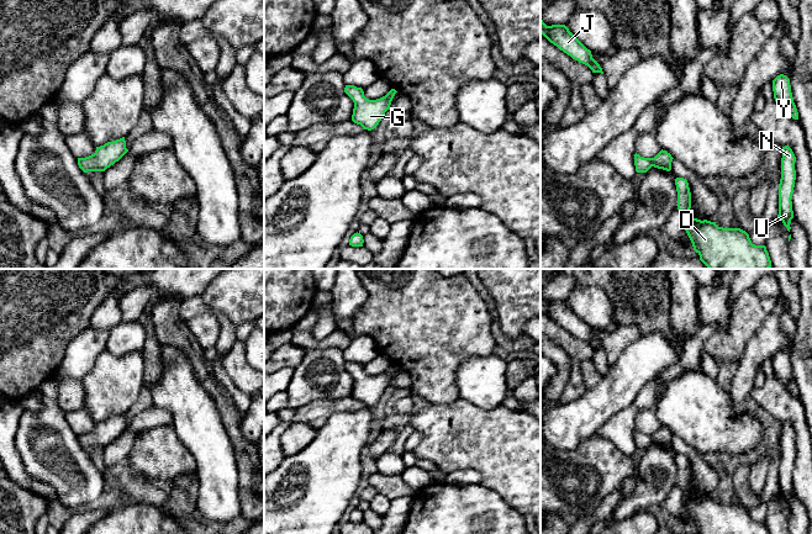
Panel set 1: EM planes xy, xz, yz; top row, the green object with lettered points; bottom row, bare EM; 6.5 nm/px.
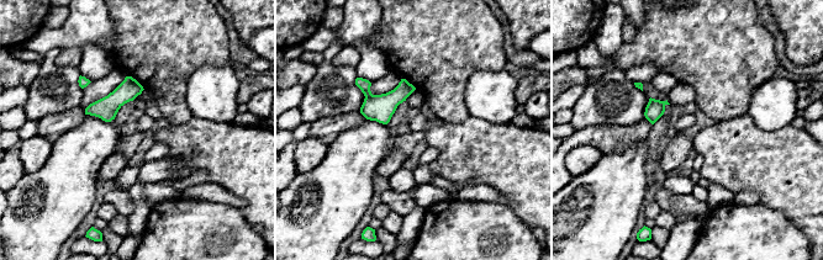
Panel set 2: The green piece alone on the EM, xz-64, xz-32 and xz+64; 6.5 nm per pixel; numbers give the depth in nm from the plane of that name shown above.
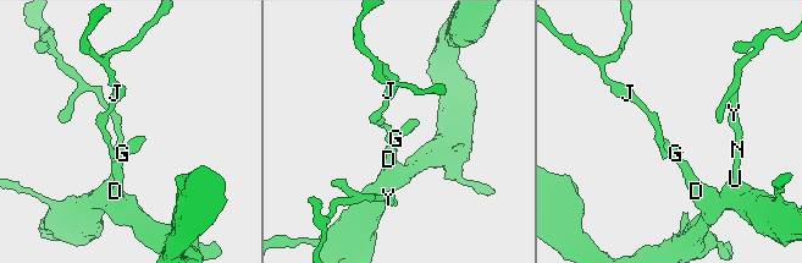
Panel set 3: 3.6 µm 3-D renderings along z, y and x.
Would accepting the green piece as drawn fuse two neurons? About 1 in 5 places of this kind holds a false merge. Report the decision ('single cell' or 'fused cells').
single cell

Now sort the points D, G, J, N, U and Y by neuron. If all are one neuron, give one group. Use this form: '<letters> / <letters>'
D G J N U Y

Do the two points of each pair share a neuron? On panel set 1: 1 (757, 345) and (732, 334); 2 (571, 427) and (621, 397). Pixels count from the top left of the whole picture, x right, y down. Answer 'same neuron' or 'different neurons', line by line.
1: different neurons
2: same neuron

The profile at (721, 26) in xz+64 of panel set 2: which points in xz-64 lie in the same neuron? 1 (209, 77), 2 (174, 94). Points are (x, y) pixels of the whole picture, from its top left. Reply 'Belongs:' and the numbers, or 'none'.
Belongs: 2

